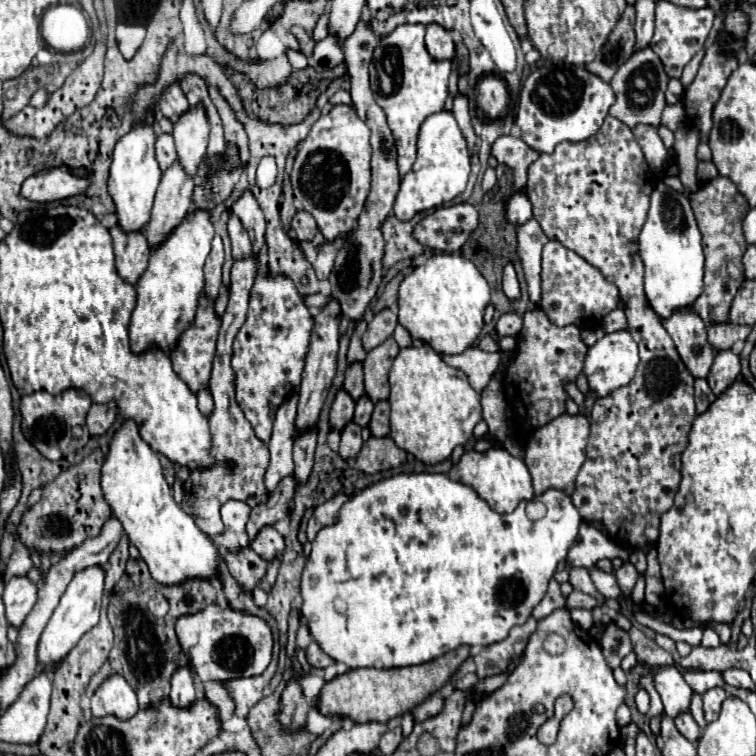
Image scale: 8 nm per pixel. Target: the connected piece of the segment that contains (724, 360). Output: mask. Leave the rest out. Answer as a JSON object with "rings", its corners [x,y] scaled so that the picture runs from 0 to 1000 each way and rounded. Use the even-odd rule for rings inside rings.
{"rings":[[[955,463],[947,468],[944,481],[937,495],[937,508],[942,519],[950,524],[955,521],[974,500],[979,497],[979,474],[968,463]]]}

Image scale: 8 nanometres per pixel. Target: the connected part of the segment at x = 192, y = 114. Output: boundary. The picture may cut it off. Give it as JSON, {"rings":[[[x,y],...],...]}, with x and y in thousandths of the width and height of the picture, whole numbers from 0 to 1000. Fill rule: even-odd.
{"rings":[[[251,140],[246,148],[241,148],[230,164],[230,185],[233,185],[233,198],[235,209],[259,233],[259,222],[272,201],[275,193],[275,177],[278,177],[278,164],[272,146],[267,140]]]}

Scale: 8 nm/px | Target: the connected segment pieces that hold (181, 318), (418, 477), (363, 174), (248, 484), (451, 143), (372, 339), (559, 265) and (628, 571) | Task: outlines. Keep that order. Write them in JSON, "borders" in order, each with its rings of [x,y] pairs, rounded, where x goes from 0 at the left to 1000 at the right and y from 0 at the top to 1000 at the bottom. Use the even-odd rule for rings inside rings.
{"borders":[[[[257,275],[220,312],[220,317],[201,331],[196,354],[180,373],[183,399],[172,423],[172,455],[177,466],[190,466],[201,455],[225,466],[243,434],[257,423],[262,389],[270,381],[270,347],[278,336],[280,315],[283,296],[278,294],[275,278]]],[[[566,624],[526,627],[526,630],[508,632],[481,646],[450,672],[447,690],[439,696],[429,696],[413,717],[413,733],[405,741],[399,770],[397,770],[397,786],[399,786],[397,810],[402,817],[407,817],[407,831],[410,831],[413,844],[439,873],[455,876],[460,884],[550,881],[550,878],[569,876],[595,860],[603,860],[611,852],[646,854],[646,852],[667,847],[675,831],[693,825],[698,815],[704,812],[704,804],[720,791],[725,767],[730,765],[738,741],[746,741],[751,733],[751,725],[757,722],[757,717],[762,717],[765,696],[770,690],[754,656],[741,648],[722,648],[717,656],[712,656],[712,661],[725,669],[725,680],[714,688],[701,688],[696,683],[696,664],[688,664],[685,672],[675,680],[659,680],[638,659],[632,659],[632,653],[622,643],[595,635],[590,627],[566,627]]],[[[442,140],[431,153],[423,153],[410,169],[402,188],[397,188],[386,220],[386,251],[392,267],[415,286],[423,310],[431,320],[442,320],[450,310],[468,302],[481,267],[489,254],[489,169],[471,153],[466,140]]],[[[328,249],[304,272],[304,278],[320,291],[323,302],[328,302],[328,310],[333,312],[333,323],[336,323],[336,339],[328,344],[312,344],[307,352],[304,399],[302,399],[299,413],[294,418],[288,463],[286,463],[286,474],[283,474],[283,484],[280,484],[278,519],[283,526],[283,548],[278,550],[278,574],[280,574],[278,603],[280,603],[283,614],[278,619],[257,619],[254,622],[251,632],[243,638],[243,659],[241,659],[241,675],[257,685],[257,690],[262,693],[265,701],[270,701],[272,706],[283,705],[283,708],[294,706],[296,702],[291,683],[294,667],[299,667],[302,661],[320,661],[320,664],[336,669],[347,667],[354,656],[354,651],[349,646],[349,624],[354,619],[354,593],[344,579],[339,579],[333,563],[328,561],[328,556],[317,545],[317,537],[312,534],[310,508],[307,508],[307,484],[304,484],[307,450],[310,450],[312,439],[317,437],[317,429],[323,429],[331,384],[333,384],[336,365],[341,357],[339,341],[341,341],[344,328],[349,323],[352,294],[349,294],[349,283],[344,278],[341,265],[336,262],[336,257]]],[[[582,146],[566,153],[556,169],[553,209],[540,233],[534,233],[529,254],[524,259],[521,270],[524,288],[542,291],[553,280],[579,275],[587,267],[595,267],[598,262],[614,254],[619,233],[622,233],[622,201],[601,151],[595,146]]],[[[508,407],[500,415],[495,415],[492,426],[487,429],[484,442],[479,444],[481,463],[489,466],[495,458],[505,455],[513,444],[519,444],[519,439],[524,434],[524,426],[526,426],[526,421],[524,421],[524,415],[516,407]]],[[[725,317],[717,331],[717,399],[714,407],[735,431],[759,429],[765,434],[794,431],[796,421],[820,402],[817,381],[799,368],[799,362],[765,339],[759,331],[746,328],[738,317]]],[[[825,743],[823,751],[815,754],[815,767],[817,767],[817,775],[823,780],[823,788],[833,788],[836,778],[839,778],[839,772],[844,767],[844,757],[833,743]]]]}

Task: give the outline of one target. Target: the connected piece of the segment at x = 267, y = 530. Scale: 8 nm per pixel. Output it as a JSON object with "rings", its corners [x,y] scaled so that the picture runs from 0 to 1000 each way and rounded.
{"rings":[[[349,696],[339,712],[331,714],[331,725],[349,741],[357,741],[376,728],[376,712],[360,696]]]}

